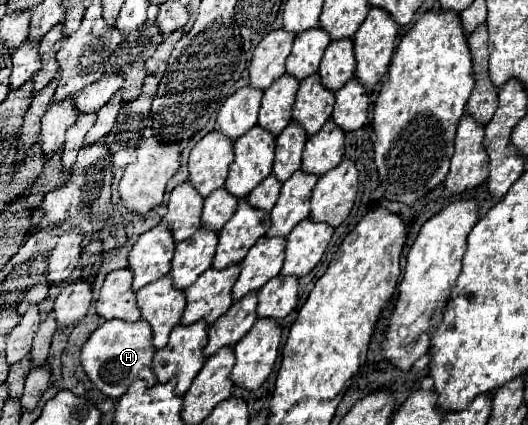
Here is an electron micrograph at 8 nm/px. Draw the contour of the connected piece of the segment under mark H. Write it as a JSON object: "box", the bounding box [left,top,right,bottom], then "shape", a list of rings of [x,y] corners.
{"box":[80,320,156,398],"shape":[[[106,320],[98,326],[88,342],[82,346],[80,362],[90,382],[108,398],[120,398],[132,380],[144,380],[148,386],[156,384],[156,376],[150,368],[152,356],[156,348],[152,348],[152,330],[144,320],[138,322],[122,322],[122,320]]]}

